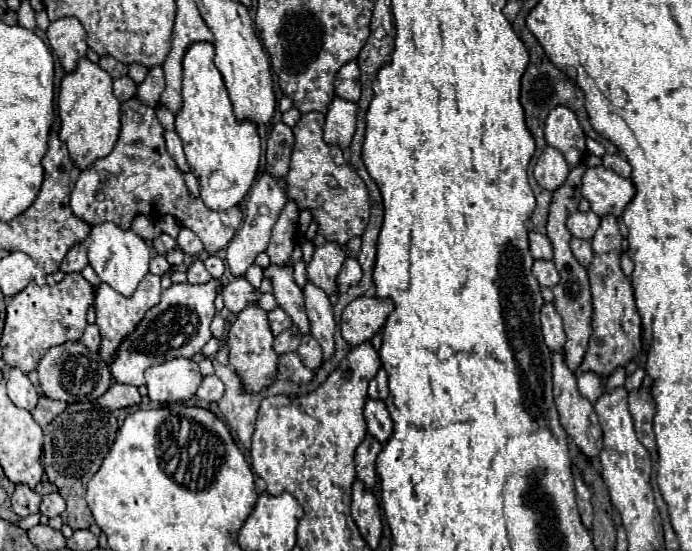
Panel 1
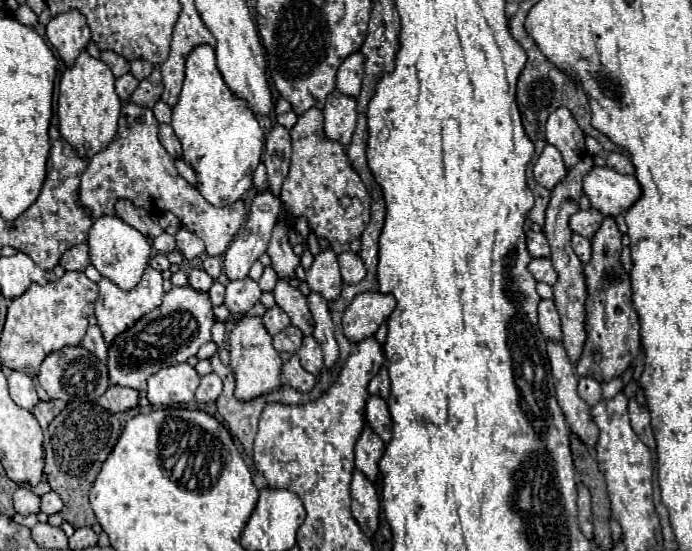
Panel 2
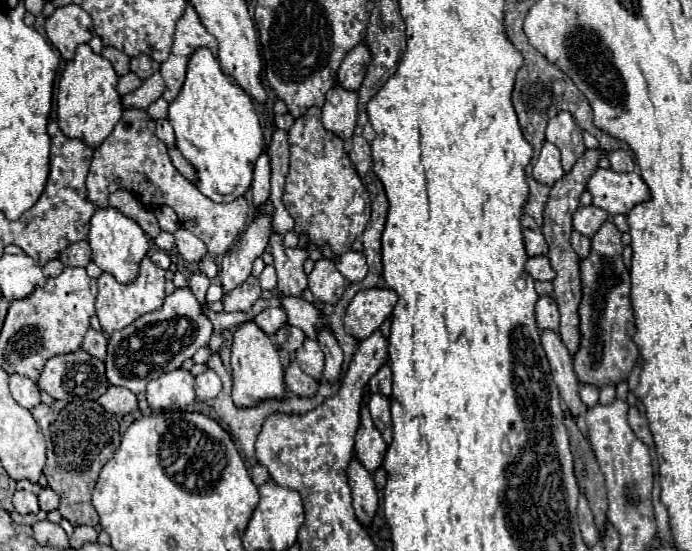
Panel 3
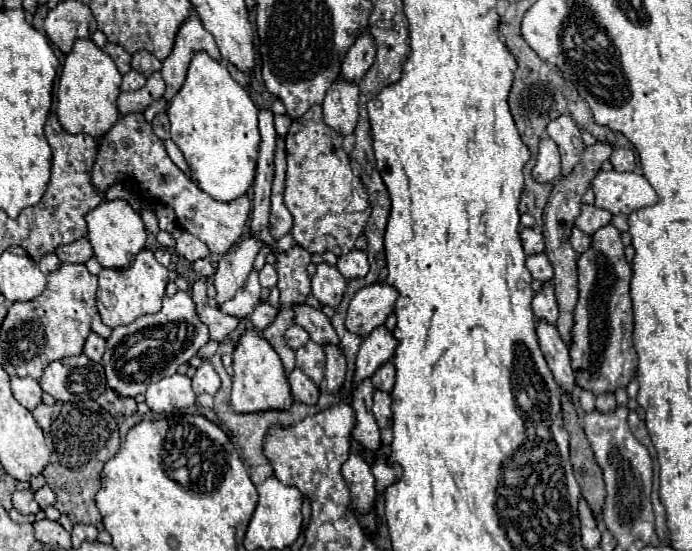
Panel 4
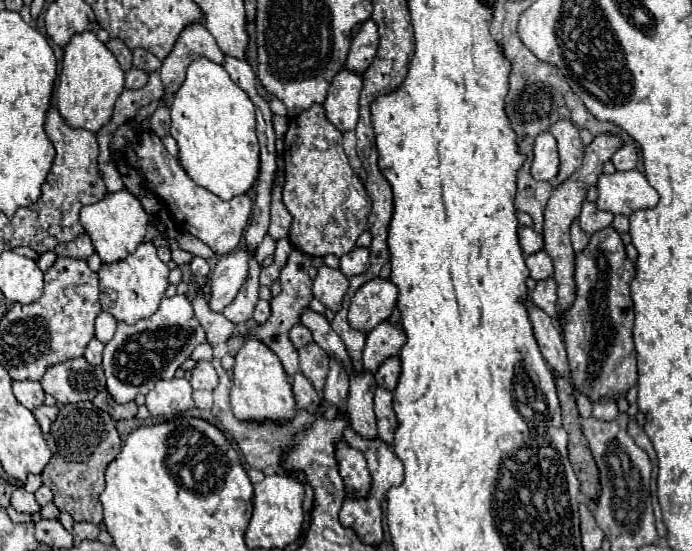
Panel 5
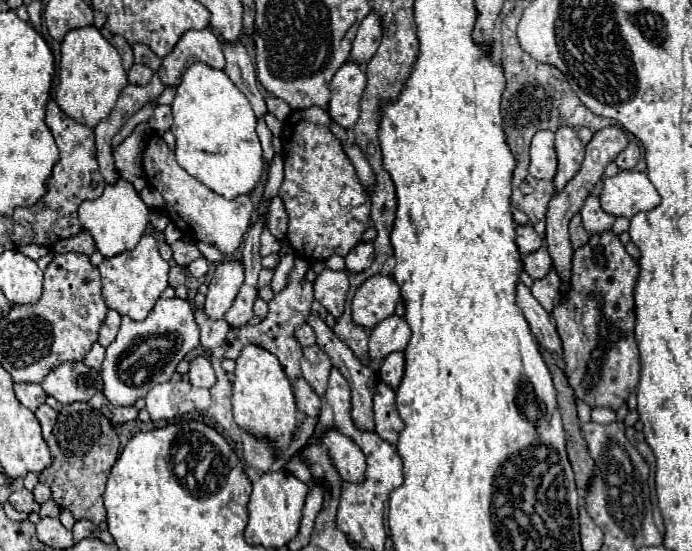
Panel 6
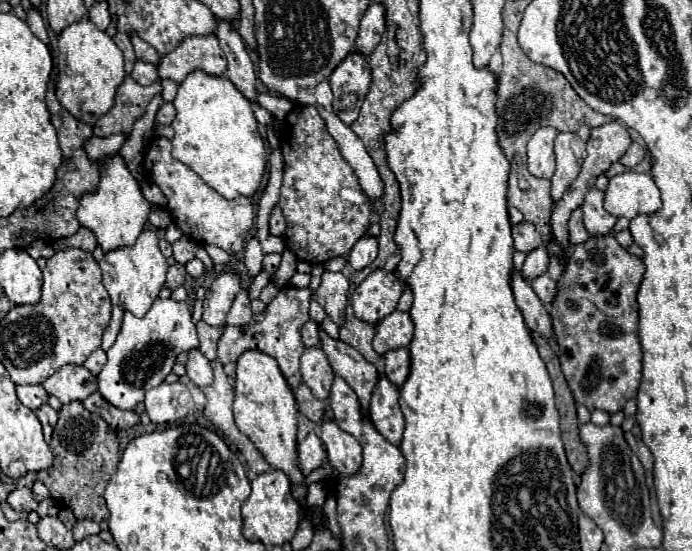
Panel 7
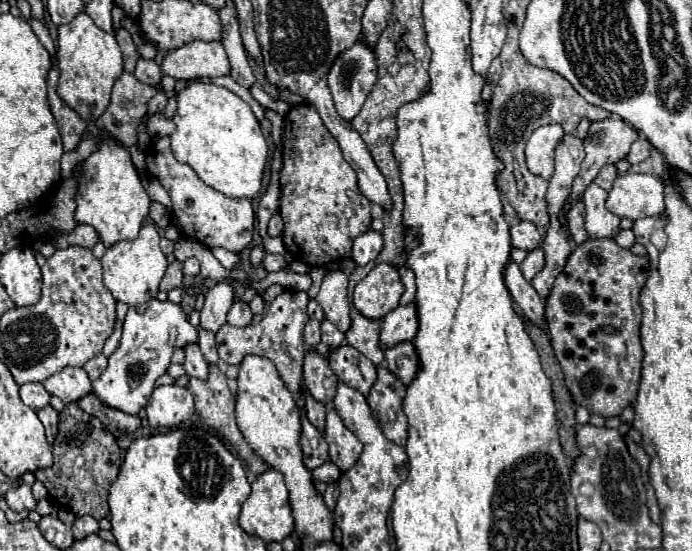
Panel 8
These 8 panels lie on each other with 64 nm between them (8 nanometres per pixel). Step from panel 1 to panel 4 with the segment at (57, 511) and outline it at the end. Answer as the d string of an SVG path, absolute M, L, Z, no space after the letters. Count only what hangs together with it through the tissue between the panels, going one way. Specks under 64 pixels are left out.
M44 486L44 488L40 488L40 490L36 492L36 502L40 504L42 510L46 510L48 506L54 506L54 504L56 504L56 494L52 492L52 488Z

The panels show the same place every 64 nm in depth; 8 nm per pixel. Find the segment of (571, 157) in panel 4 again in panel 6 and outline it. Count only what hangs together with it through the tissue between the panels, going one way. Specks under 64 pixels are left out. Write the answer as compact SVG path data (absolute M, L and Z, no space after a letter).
M560 126L556 132L556 154L558 154L558 172L554 186L560 192L566 182L580 170L584 160L584 144L578 138L578 132L572 126Z

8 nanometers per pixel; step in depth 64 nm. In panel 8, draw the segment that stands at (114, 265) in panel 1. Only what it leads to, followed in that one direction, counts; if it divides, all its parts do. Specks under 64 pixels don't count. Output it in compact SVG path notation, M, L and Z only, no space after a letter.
M106 140L98 152L84 160L76 204L76 220L96 228L100 242L104 242L106 248L120 240L134 240L138 236L138 230L148 216L150 198L144 192L130 154L124 146L116 146L114 142Z

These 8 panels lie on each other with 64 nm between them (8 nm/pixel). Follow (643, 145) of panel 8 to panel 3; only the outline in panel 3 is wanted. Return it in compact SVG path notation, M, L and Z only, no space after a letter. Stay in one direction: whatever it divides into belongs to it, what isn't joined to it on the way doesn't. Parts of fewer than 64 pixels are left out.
M614 150L614 152L610 152L608 160L610 160L610 168L614 172L634 172L634 168L636 168L634 158L626 150Z

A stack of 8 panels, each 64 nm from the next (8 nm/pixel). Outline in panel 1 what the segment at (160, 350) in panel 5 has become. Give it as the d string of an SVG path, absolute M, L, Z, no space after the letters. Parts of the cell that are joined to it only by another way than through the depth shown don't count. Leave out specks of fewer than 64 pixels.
M212 278L206 284L184 282L172 284L168 290L164 290L160 304L150 308L144 314L142 322L136 326L136 330L128 334L118 346L116 360L110 366L112 378L122 384L142 386L146 368L172 360L176 356L192 358L196 352L200 352L204 344L212 338L210 322L216 314L214 300L218 296L218 288L222 288L222 282L218 278Z

